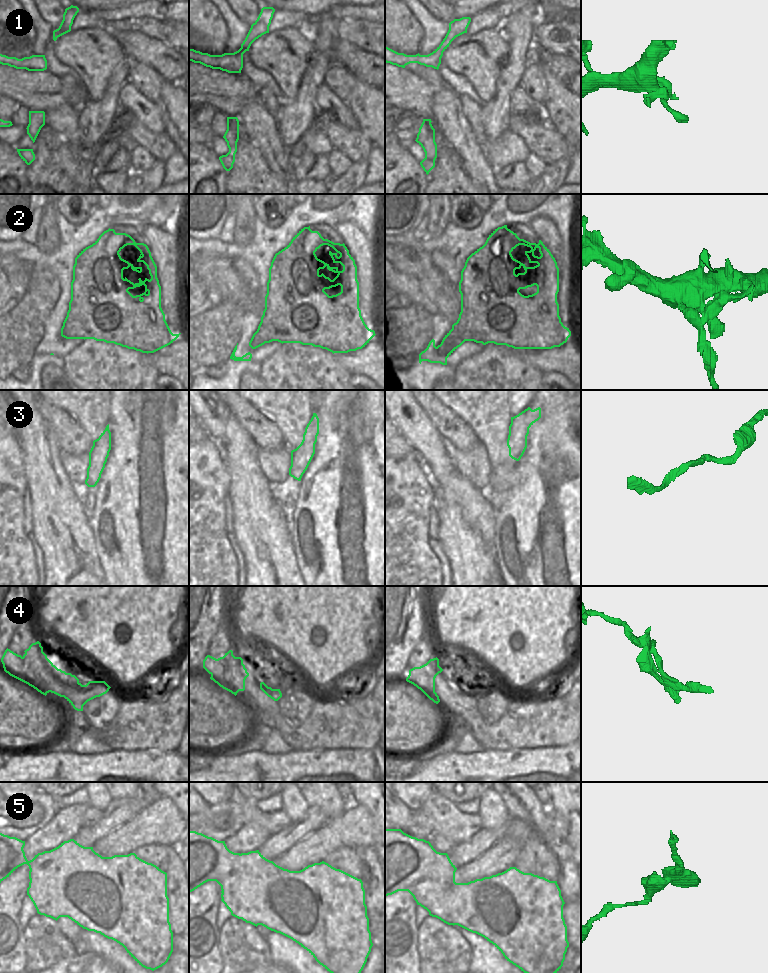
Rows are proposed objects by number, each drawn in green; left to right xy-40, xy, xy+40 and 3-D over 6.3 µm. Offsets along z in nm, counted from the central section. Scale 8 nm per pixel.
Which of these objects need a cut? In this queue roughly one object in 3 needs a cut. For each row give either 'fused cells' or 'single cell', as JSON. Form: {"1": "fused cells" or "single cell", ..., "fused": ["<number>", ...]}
{"1": "single cell", "2": "fused cells", "3": "single cell", "4": "fused cells", "5": "fused cells", "fused": ["2", "4", "5"]}

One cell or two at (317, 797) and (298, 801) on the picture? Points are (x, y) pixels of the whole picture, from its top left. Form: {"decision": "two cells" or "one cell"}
{"decision": "two cells"}

